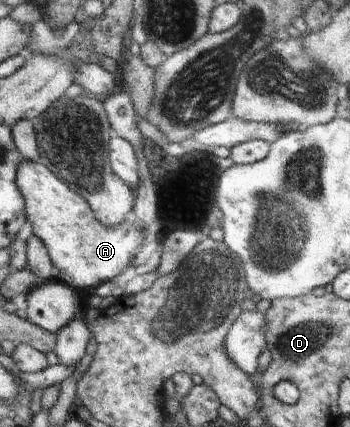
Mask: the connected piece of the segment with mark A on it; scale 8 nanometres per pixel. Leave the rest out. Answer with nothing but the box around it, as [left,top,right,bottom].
[18,160,147,292]

